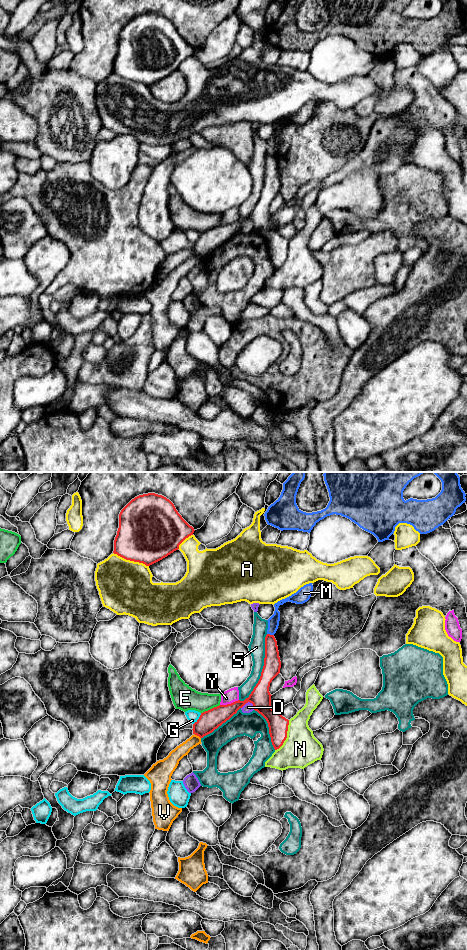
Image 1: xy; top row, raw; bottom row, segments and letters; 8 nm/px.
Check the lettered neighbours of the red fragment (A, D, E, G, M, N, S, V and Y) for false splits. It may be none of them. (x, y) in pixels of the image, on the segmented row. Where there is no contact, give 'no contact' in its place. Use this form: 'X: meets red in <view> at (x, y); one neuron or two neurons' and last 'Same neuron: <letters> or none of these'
A: meets red in xy at (131, 560); two neurons
D: meets red in xy at (247, 702); two neurons
E: meets red in xy at (210, 709); two neurons
G: meets red in xy at (198, 719); two neurons
M: meets red in xy at (269, 634); two neurons
N: meets red in xy at (286, 736); two neurons
S: meets red in xy at (262, 669); two neurons
V: meets red in xy at (197, 735); two neurons
Y: meets red in xy at (229, 704); two neurons
Same neuron: none of these

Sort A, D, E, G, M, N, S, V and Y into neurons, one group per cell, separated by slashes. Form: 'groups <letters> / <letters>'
groups A / D / E / G / M / N / S / V / Y

